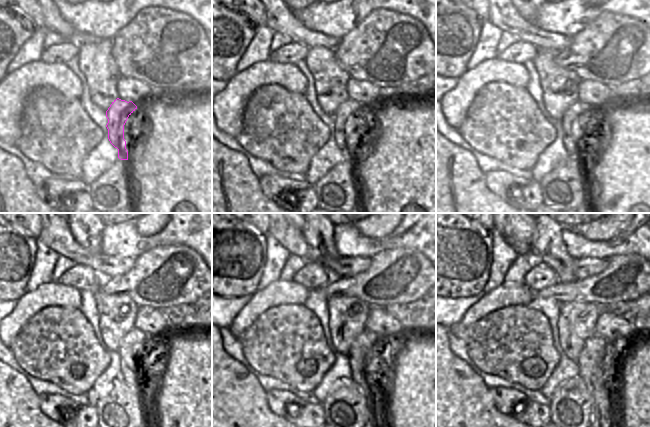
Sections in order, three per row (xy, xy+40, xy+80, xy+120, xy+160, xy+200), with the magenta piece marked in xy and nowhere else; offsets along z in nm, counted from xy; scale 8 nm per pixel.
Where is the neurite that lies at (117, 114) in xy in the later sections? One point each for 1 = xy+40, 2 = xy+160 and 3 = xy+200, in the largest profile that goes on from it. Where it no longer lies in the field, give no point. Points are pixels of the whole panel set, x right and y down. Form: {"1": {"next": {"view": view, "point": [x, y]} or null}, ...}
{"1": {"next": {"view": "xy+40", "point": [349, 109]}}, "2": {"next": {"view": "xy+160", "point": [369, 356]}}, "3": {"next": {"view": "xy+200", "point": [597, 366]}}}

